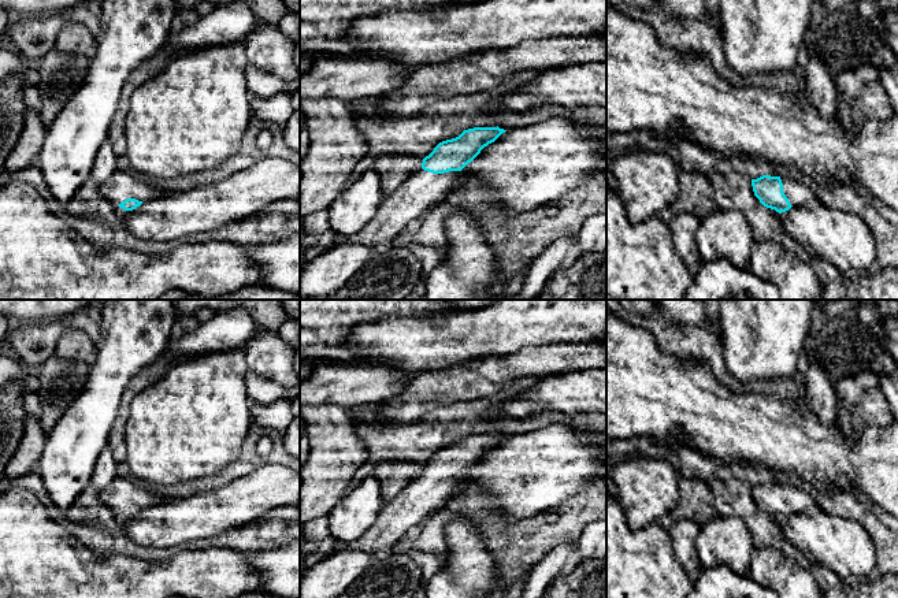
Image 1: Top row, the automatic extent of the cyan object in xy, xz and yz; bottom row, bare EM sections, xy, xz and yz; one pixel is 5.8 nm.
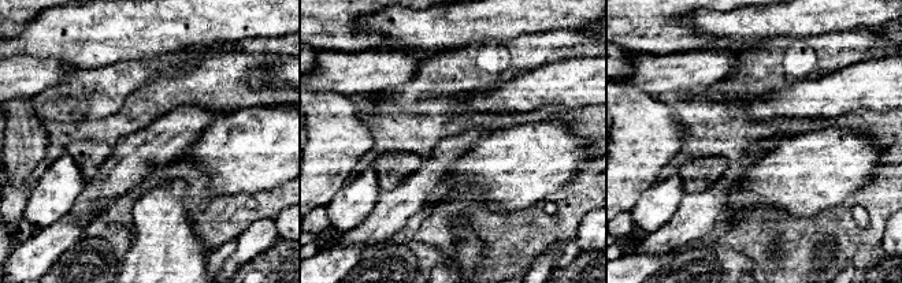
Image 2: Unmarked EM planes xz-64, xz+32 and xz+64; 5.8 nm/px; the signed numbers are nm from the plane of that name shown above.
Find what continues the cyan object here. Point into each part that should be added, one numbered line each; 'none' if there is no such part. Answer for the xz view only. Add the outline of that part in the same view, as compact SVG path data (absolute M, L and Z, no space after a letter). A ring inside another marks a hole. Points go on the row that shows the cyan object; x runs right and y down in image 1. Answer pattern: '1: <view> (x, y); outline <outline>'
1: xz (420, 190); outline M420 168L407 177L392 194L385 196L375 216L348 241L374 248L400 237L409 222L444 201L460 182L459 171L433 174Z

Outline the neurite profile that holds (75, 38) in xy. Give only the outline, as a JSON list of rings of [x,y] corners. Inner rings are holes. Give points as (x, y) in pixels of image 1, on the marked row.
[[[67,22],[60,30],[55,48],[70,55],[92,57],[96,52],[96,37],[78,22]]]

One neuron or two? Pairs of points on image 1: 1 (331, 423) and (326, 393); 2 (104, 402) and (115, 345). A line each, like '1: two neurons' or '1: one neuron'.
1: two neurons
2: one neuron

